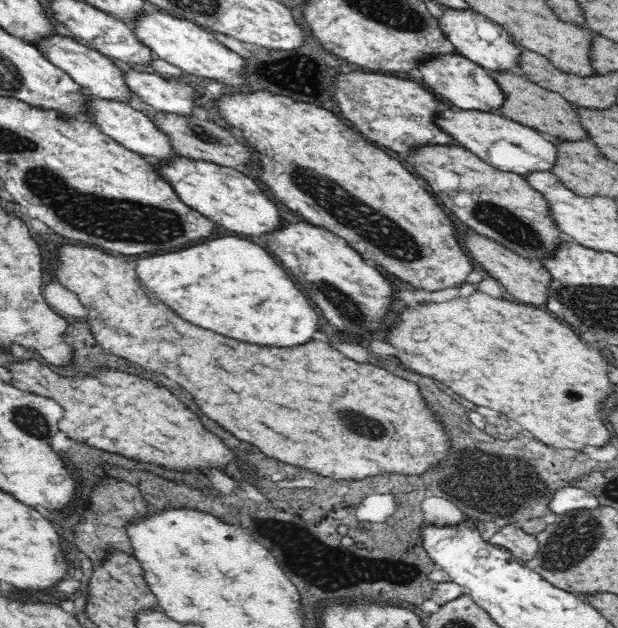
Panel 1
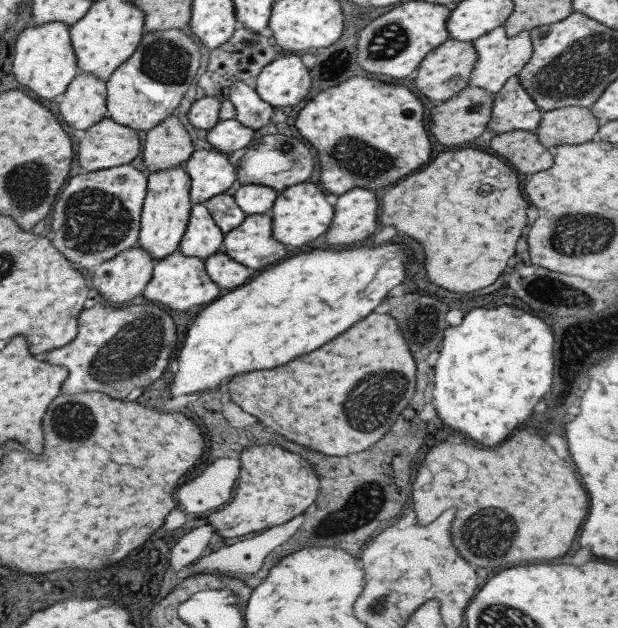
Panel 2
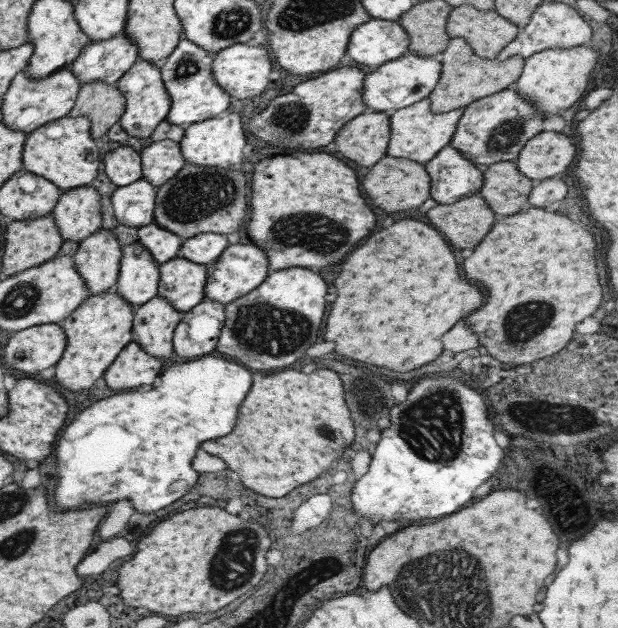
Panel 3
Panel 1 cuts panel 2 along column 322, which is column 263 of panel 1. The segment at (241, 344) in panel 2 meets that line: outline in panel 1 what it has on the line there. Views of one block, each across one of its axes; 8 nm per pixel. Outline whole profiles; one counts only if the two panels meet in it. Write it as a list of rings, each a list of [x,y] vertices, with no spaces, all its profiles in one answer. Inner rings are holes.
[[[220,236],[178,252],[140,258],[134,270],[145,288],[160,296],[160,300],[168,304],[180,318],[242,342],[282,348],[306,344],[318,330],[318,314],[314,312],[302,290],[298,290],[288,272],[280,268],[274,258],[258,244],[252,244],[238,236]]]

